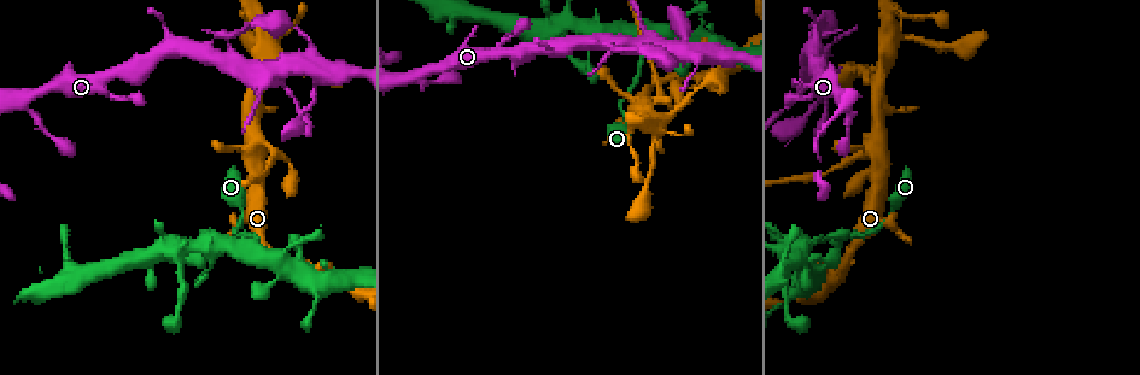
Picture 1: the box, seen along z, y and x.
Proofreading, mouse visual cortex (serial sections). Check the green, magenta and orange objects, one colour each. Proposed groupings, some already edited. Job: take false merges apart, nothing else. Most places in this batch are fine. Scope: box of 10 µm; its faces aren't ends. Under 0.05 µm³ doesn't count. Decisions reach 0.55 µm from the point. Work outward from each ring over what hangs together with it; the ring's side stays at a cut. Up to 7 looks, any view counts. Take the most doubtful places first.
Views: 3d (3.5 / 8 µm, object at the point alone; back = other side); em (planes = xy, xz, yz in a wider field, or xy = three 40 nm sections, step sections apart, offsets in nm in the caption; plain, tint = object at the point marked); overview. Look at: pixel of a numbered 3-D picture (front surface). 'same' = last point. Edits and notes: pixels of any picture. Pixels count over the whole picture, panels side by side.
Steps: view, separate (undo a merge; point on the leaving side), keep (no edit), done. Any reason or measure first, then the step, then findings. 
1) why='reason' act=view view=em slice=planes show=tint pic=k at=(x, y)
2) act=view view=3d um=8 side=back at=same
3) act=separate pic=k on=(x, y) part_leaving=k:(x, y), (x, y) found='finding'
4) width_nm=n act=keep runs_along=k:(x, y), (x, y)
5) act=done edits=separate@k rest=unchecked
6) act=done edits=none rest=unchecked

why='abrupt turn' act=view view=3d um=8 pic=1 at=(164, 251)

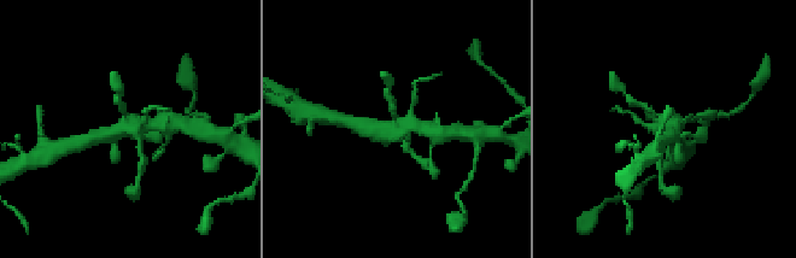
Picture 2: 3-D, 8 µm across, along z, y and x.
act=view view=3d um=3.5 at=same

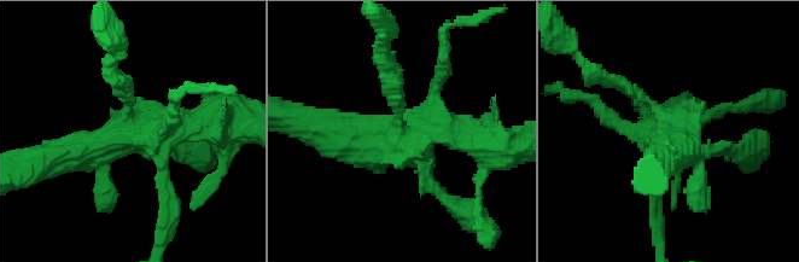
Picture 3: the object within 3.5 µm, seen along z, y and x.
act=view view=em slice=xy step=3 show=tint pic=3 at=(133, 131)

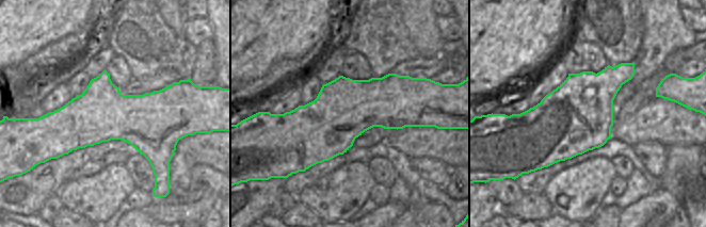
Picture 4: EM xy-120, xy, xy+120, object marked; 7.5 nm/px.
act=keep runs_along=3:(209, 122), (60, 155) found='all the same cell'

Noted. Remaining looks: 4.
why='calibre changes' act=view view=3d um=3.5 side=back pic=1 at=(879, 146)

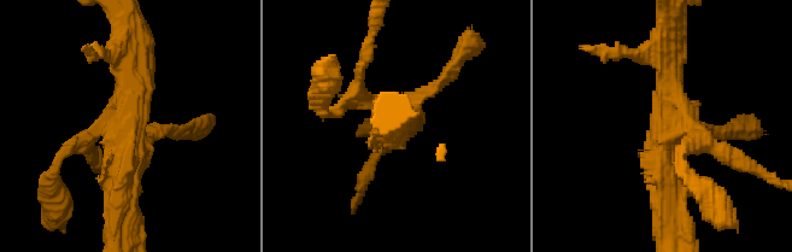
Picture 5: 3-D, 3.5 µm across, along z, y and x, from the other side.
why='now the EM' act=view view=em slice=xy step=2 show=plain pic=5 at=(129, 125)

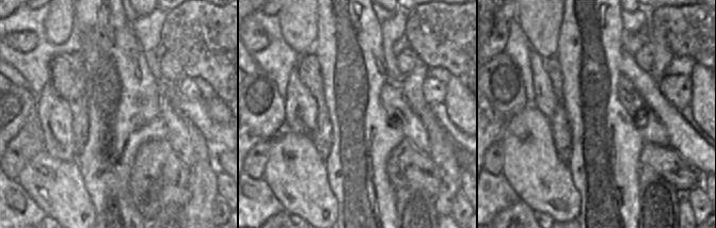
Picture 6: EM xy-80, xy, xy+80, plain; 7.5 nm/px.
why='where the object lies' act=view view=em slice=xy step=2 show=tint at=same

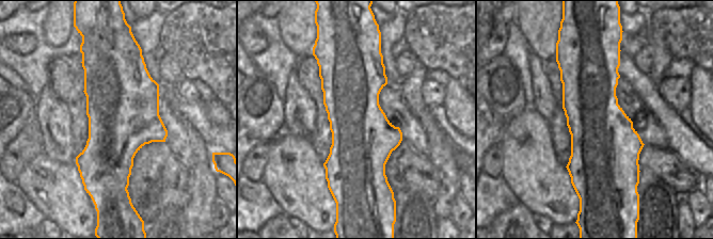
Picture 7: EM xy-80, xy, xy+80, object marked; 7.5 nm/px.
act=keep runs_along=5:(122, 200), (136, 41) found='continuous, no second cell'

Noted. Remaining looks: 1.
act=done edits=none rest=unchecked

